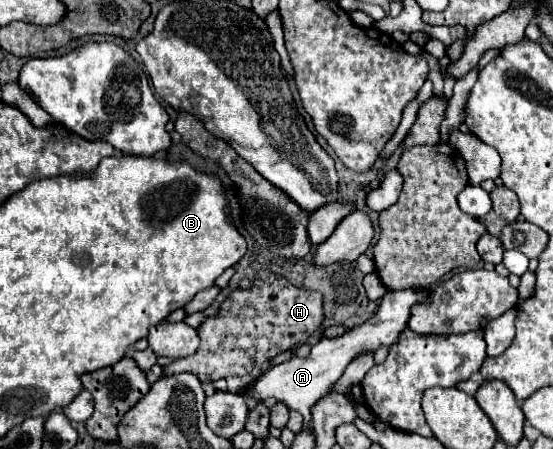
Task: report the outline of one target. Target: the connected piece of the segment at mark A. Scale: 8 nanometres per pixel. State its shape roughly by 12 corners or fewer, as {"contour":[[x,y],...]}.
{"contour":[[387,291],[377,313],[239,395],[283,401],[309,427],[313,403],[363,351],[397,343],[429,291]]}

